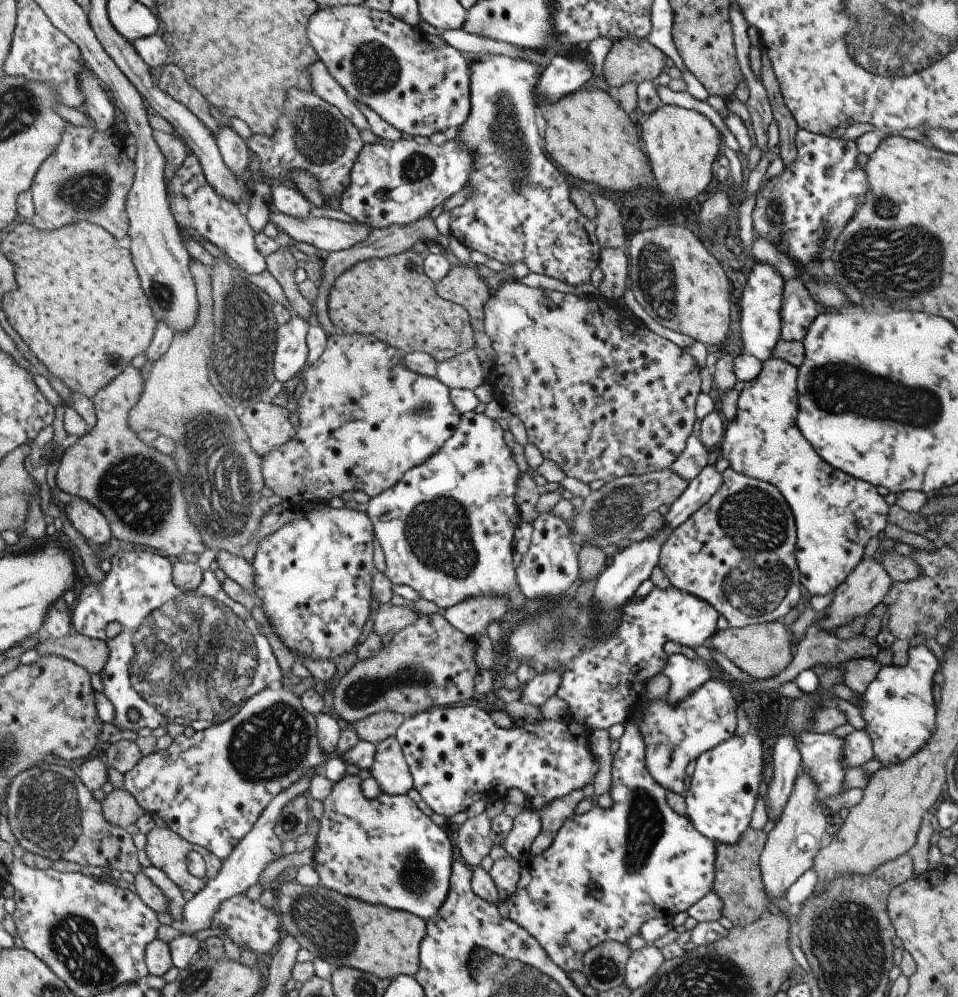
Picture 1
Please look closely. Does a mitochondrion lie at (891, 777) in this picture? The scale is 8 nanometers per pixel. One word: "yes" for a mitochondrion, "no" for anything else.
no

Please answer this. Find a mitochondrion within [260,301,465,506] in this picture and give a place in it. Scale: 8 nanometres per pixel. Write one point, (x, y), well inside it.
(423, 409)

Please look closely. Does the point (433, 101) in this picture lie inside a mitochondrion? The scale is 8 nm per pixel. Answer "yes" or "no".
no

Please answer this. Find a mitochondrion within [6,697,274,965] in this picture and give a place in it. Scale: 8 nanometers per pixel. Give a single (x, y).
(48, 812)

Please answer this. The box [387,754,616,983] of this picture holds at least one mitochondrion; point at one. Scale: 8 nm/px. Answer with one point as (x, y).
(416, 878)

